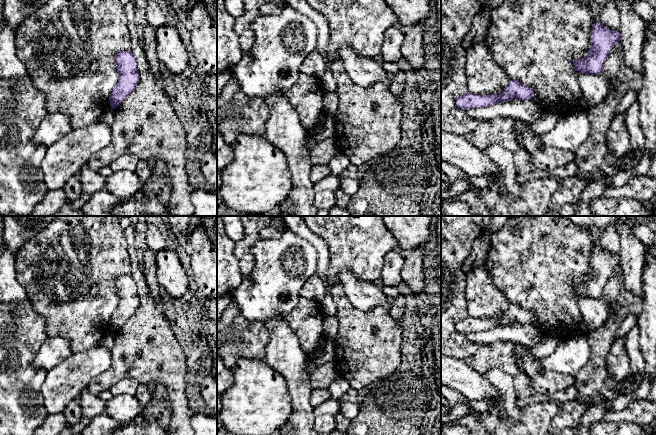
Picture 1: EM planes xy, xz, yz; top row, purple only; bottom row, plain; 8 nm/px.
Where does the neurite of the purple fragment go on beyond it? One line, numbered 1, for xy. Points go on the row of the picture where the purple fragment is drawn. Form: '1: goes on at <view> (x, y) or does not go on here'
1: does not go on here

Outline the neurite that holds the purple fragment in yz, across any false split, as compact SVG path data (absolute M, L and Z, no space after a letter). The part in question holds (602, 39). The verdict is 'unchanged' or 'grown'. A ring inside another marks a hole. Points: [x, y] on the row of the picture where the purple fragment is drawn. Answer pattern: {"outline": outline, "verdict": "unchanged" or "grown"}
{"outline": "M595 21L590 34L591 47L585 57L573 61L575 69L582 74L600 74L611 48L619 41L619 30L612 31Z", "verdict": "unchanged"}

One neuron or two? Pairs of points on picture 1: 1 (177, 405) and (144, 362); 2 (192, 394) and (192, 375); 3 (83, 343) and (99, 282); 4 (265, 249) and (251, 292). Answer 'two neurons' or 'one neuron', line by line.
1: one neuron
2: one neuron
3: one neuron
4: one neuron

